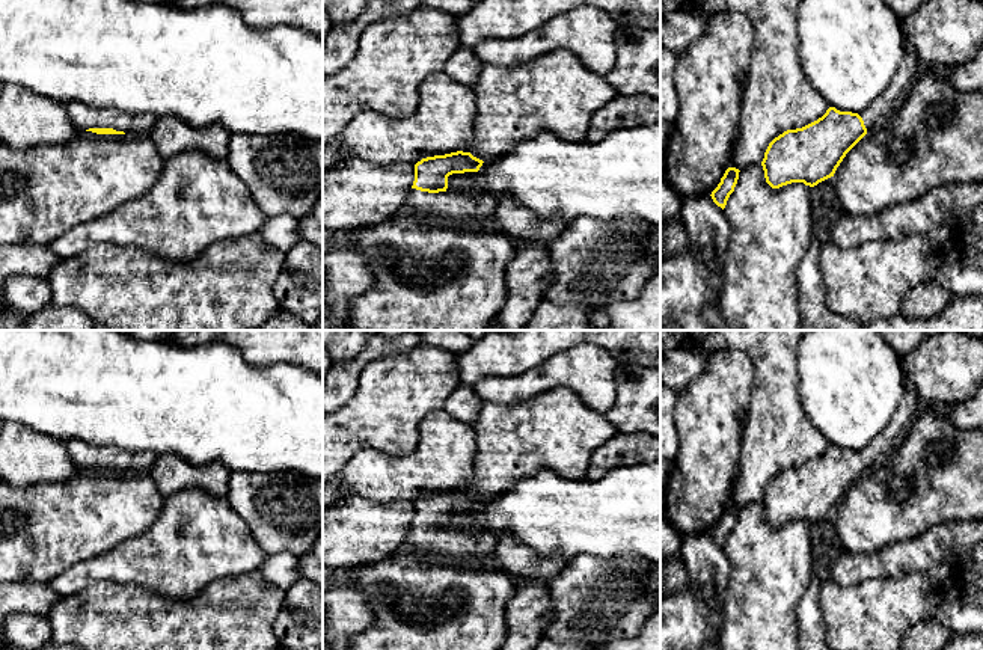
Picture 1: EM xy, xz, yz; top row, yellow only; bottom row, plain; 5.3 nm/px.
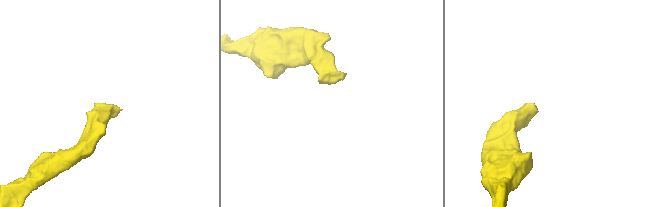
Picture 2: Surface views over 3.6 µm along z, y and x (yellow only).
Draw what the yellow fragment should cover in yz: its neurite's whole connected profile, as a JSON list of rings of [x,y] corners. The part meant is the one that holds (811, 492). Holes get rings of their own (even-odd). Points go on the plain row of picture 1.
[[[903,373],[905,395],[890,424],[862,451],[829,445],[817,458],[775,475],[761,499],[766,520],[779,526],[792,520],[814,525],[834,514],[846,492],[876,463],[897,448],[914,422],[915,388]]]

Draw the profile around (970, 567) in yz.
[[[983,543],[974,546],[956,563],[959,579],[983,591]]]

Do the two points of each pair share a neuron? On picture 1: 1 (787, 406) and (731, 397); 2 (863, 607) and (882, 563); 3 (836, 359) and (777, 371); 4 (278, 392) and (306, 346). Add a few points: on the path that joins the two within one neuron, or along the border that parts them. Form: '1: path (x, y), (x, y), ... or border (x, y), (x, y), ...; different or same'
1: border (750, 364), (751, 401), (747, 415); different
2: border (911, 570), (893, 578), (872, 578), (842, 585); different
3: border (796, 346), (798, 398), (801, 401); different
4: border (257, 365), (293, 364), (302, 365), (306, 370); different

